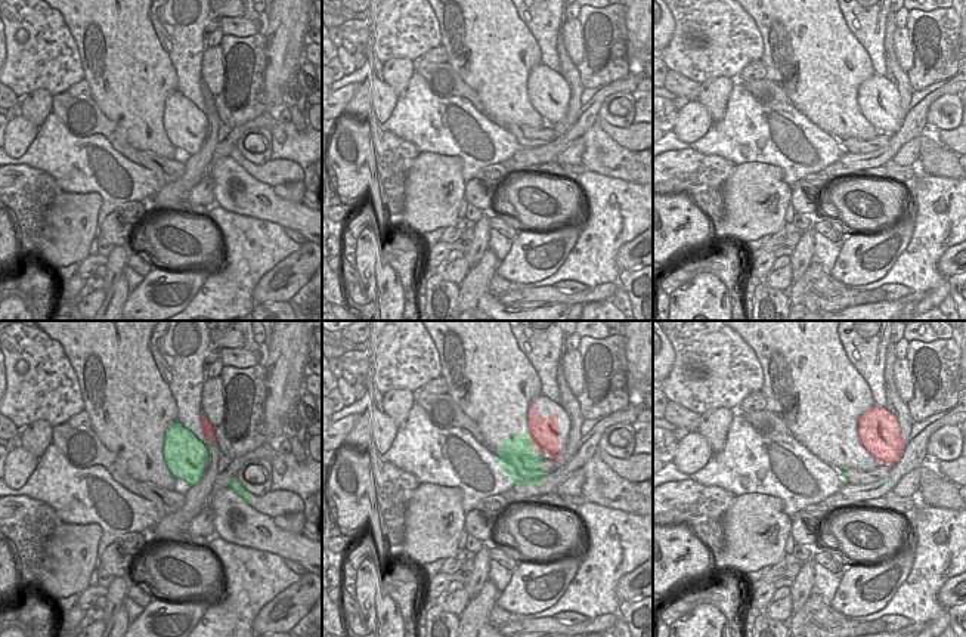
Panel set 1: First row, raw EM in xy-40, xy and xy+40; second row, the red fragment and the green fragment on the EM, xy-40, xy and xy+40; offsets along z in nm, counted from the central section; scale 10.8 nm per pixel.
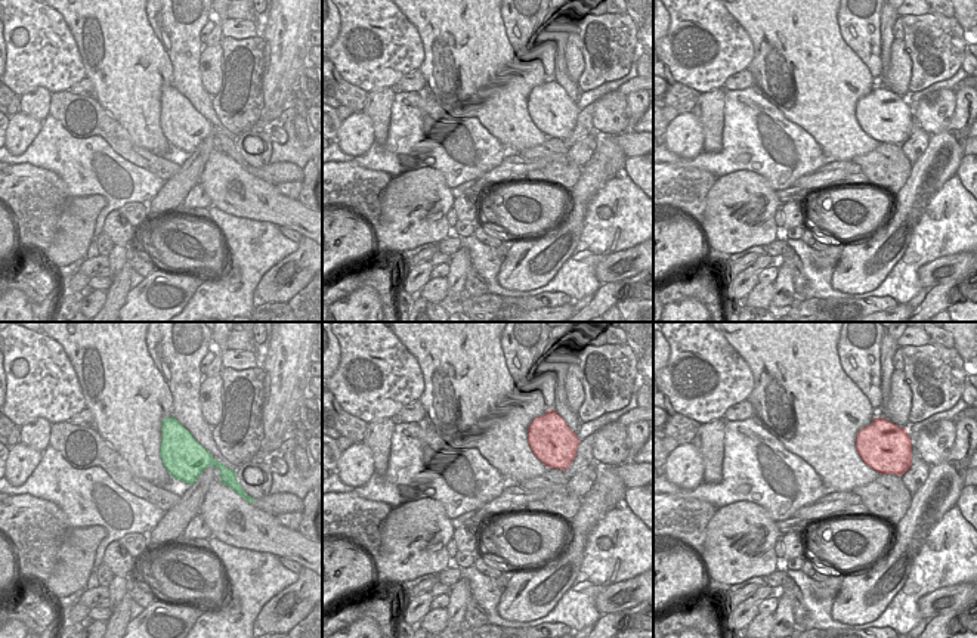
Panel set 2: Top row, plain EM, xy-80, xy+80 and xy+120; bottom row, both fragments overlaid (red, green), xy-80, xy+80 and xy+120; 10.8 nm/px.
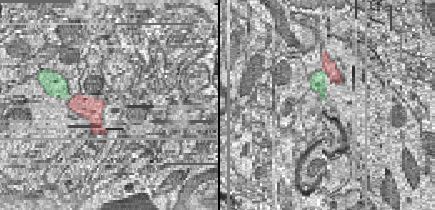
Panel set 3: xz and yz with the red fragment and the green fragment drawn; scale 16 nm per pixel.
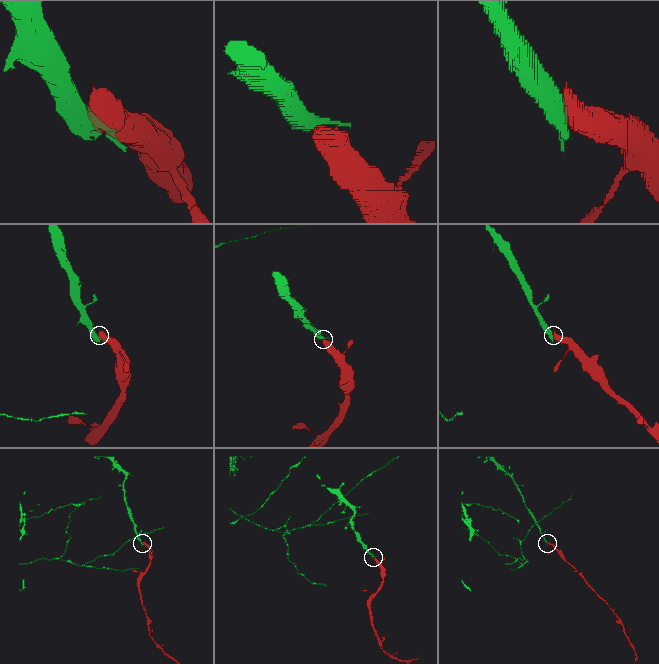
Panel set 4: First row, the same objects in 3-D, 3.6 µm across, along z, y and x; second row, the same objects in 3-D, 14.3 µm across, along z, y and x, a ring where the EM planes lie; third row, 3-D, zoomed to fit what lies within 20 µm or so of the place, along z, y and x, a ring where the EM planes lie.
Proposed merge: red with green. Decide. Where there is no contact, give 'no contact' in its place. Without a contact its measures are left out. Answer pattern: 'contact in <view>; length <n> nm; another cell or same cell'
contact in xy; length 140 nm; same cell

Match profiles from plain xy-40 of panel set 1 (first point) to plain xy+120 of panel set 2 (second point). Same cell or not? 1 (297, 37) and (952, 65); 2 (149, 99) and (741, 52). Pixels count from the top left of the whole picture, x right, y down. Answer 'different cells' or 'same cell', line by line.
1: same cell
2: different cells

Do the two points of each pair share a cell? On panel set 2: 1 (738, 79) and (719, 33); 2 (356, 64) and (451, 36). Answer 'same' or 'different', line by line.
1: different
2: different

